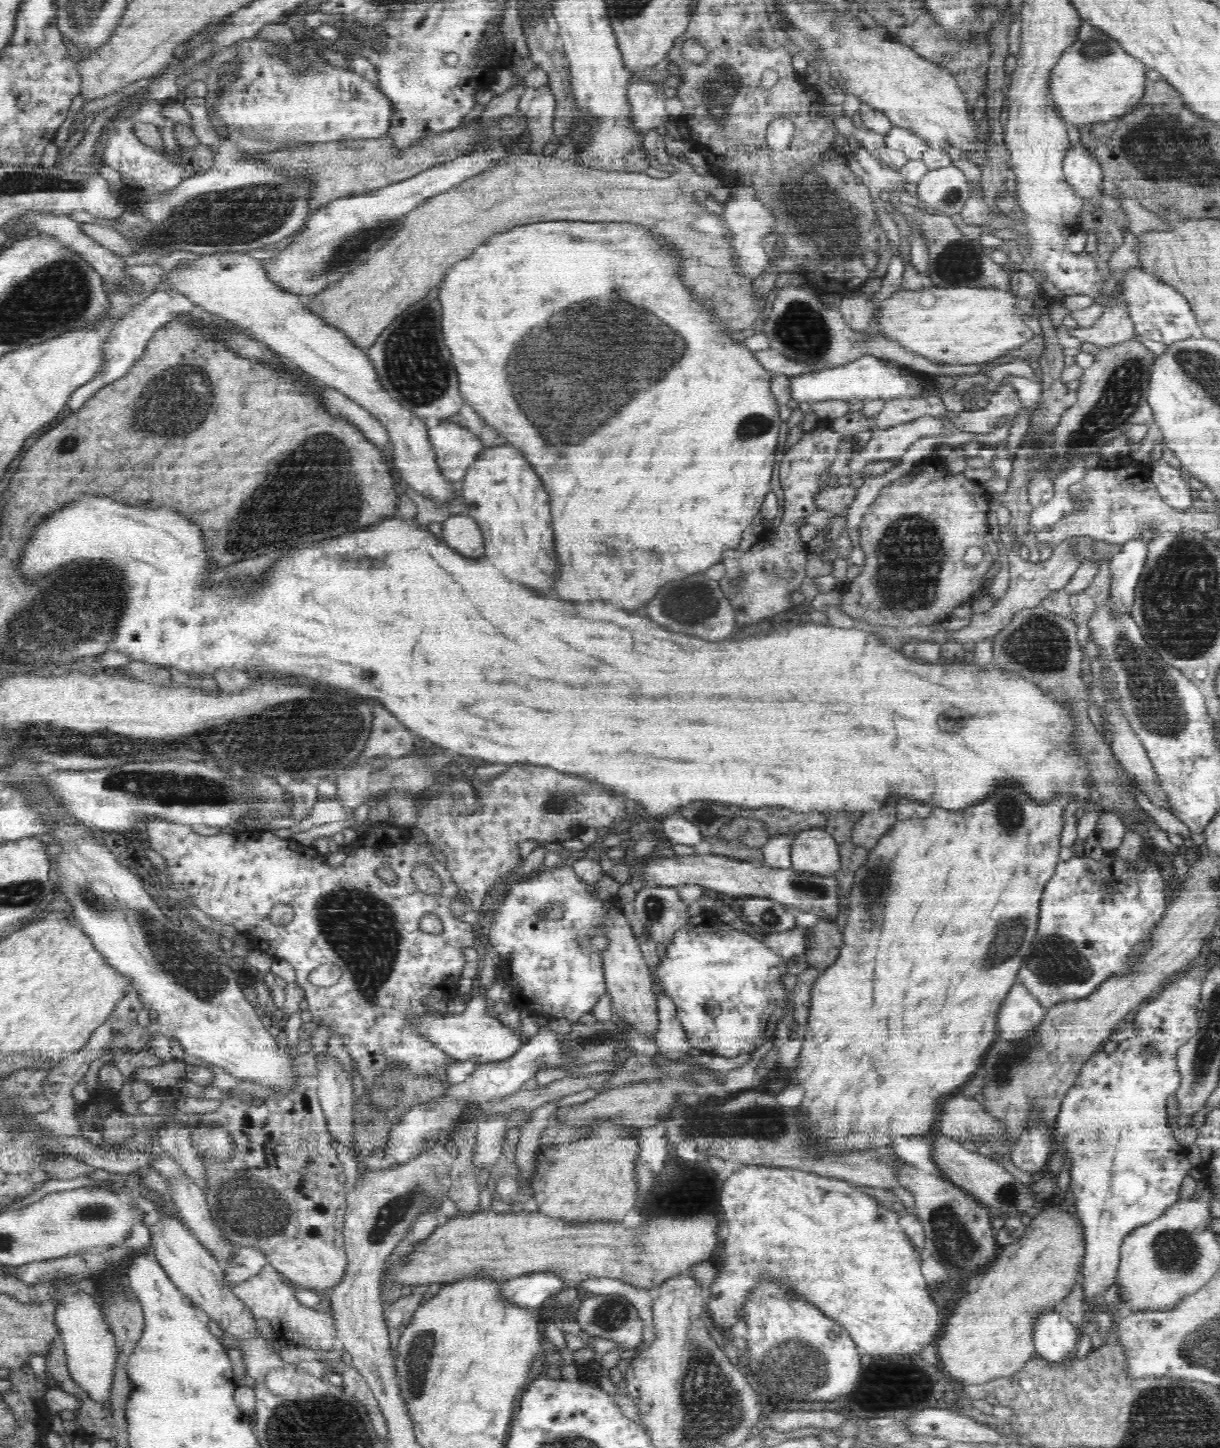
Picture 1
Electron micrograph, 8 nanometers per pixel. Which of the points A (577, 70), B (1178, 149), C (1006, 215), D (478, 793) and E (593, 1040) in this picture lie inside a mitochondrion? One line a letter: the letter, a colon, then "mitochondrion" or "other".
A: other
B: mitochondrion
C: other
D: other
E: mitochondrion

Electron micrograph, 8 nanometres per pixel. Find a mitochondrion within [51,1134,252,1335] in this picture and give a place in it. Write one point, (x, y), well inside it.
(94, 1211)

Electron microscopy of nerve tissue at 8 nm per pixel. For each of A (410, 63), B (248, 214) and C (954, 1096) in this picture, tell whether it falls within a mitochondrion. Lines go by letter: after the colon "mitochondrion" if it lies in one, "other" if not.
A: mitochondrion
B: mitochondrion
C: other

